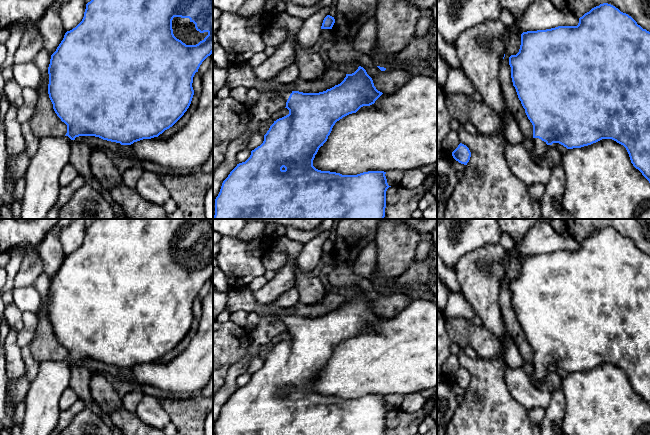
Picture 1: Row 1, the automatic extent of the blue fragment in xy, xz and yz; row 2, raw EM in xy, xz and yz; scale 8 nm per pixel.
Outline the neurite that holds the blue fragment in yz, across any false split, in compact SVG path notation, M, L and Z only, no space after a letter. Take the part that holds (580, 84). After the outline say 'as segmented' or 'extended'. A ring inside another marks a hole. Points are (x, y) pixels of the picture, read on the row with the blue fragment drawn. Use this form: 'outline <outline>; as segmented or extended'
outline M603 3L592 8L579 18L577 26L558 26L546 30L527 31L521 34L521 45L516 55L509 57L513 86L525 113L533 125L533 158L536 161L544 158L546 151L553 143L559 143L567 149L581 148L602 139L612 139L623 145L633 166L638 169L650 183L650 32L643 29L628 14L615 6Z; extended

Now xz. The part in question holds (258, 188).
outline M359 66L352 74L346 74L344 80L334 87L319 93L303 93L299 91L284 92L280 96L286 102L289 114L277 119L270 126L264 135L263 143L251 151L250 157L230 172L228 177L223 181L220 192L215 199L215 215L213 219L384 219L386 208L386 191L389 187L384 171L368 171L357 175L342 175L336 172L321 171L313 166L313 160L319 148L327 141L333 126L343 117L356 113L363 106L370 106L383 93L378 91L374 86L372 78L367 74L366 70Z; extended

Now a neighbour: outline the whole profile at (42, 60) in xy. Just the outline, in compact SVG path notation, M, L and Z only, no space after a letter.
M43 47L32 61L38 67L41 73L40 85L36 89L38 95L39 95L39 90L45 83L46 74L48 72L48 67L50 64L50 59L51 59L51 54Z

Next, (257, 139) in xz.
M258 132L250 138L247 146L252 151L255 148L257 148L258 146L260 146L263 143L263 141L264 141L264 135L262 135L260 132Z

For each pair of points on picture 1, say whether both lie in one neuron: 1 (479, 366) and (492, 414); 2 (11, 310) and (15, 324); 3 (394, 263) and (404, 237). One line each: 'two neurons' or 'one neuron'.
1: one neuron
2: one neuron
3: one neuron

